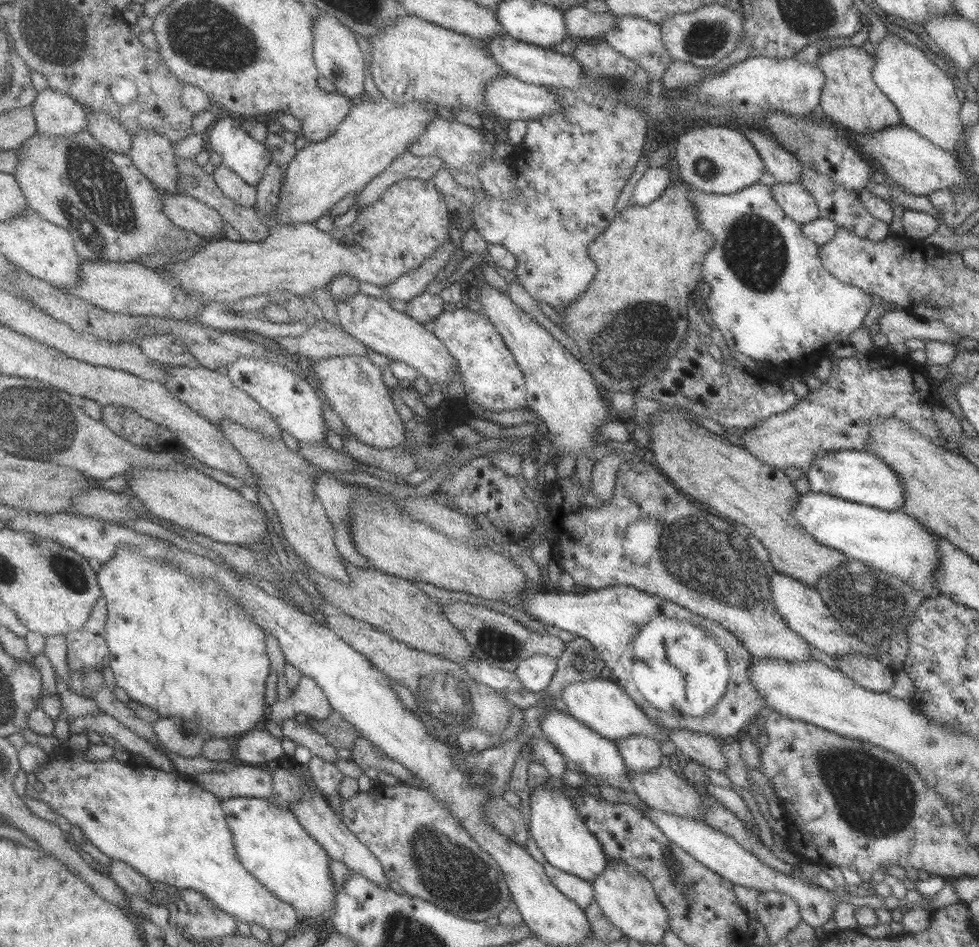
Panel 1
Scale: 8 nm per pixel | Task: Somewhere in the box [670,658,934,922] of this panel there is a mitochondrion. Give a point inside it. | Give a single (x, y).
(856, 778)

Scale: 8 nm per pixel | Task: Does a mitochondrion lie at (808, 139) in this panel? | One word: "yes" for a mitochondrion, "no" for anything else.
yes

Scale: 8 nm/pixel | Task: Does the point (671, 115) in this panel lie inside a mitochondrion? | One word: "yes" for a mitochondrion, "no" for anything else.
no

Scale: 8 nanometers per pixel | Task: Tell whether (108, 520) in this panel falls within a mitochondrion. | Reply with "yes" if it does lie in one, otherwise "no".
no

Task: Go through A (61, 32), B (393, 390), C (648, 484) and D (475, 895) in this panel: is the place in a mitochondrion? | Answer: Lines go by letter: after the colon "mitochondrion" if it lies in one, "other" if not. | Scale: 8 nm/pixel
A: mitochondrion
B: other
C: other
D: mitochondrion

